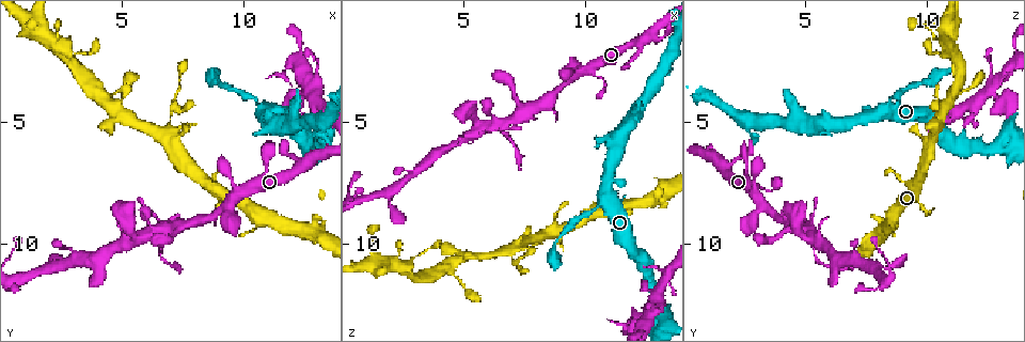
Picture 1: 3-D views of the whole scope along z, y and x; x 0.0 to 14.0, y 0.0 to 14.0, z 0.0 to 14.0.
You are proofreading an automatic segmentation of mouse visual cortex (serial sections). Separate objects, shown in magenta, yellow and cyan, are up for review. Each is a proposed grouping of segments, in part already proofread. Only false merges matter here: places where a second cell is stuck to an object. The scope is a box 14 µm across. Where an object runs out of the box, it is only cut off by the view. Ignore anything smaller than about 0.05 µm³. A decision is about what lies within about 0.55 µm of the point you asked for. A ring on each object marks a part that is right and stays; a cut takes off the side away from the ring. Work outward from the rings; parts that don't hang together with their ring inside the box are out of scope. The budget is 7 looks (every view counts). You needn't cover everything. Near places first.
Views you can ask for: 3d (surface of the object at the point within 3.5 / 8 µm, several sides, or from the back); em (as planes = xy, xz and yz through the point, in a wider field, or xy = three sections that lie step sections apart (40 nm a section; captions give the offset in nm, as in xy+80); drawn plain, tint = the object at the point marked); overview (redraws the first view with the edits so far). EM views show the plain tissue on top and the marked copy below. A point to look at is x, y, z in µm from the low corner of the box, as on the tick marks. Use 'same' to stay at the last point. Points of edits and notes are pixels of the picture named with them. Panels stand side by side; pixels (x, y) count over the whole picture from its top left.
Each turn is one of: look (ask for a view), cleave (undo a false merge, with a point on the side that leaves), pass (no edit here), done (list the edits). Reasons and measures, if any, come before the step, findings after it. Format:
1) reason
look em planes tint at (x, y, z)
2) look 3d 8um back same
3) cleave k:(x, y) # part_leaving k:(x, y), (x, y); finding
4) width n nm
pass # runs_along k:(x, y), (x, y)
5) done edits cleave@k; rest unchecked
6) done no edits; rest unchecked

a fork
look 3d 8um at (10.7, 4.4, 8.4)

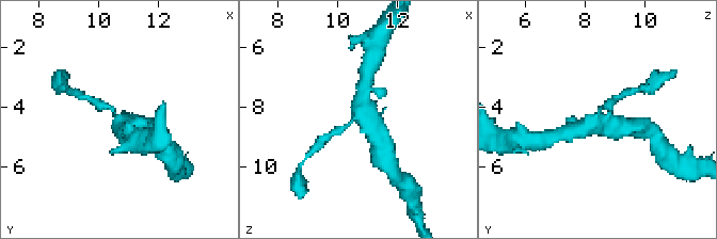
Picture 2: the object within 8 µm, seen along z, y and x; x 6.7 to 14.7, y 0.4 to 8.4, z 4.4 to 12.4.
zoom in
look 3d 3.5um at (10.6, 4.3, 8.4)

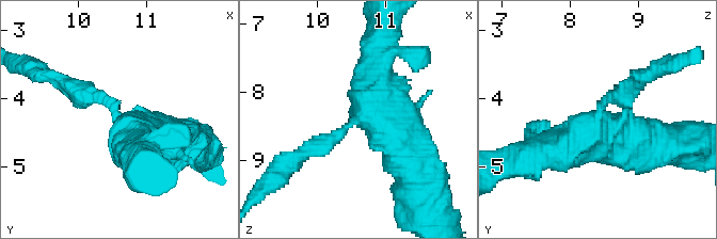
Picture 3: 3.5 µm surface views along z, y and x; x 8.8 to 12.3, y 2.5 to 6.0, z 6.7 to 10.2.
pass # runs_along 3:(410, 166), (377, 107), (380, 38); all the same cell

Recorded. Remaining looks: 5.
arms part here
look 3d 8um back at (7.0, 4.5, 10.7)

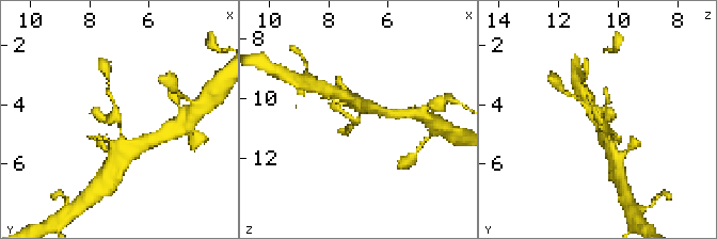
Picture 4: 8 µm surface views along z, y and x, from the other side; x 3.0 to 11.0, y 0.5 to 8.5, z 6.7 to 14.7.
look em planes tint at (7.1, 4.5, 10.7)

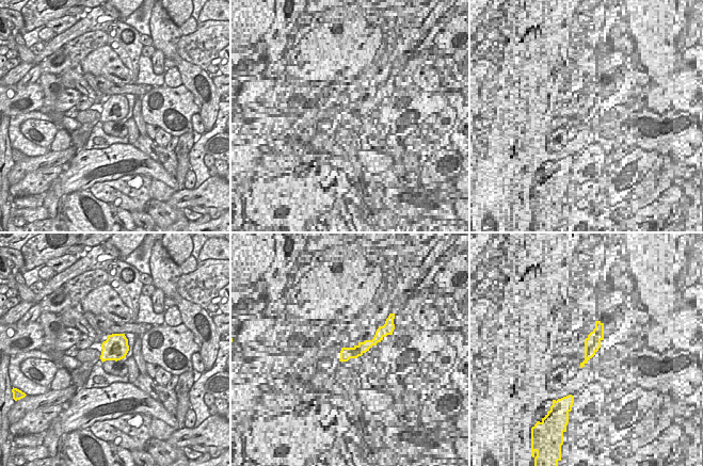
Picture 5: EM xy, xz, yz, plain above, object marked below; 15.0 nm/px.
pass # runs_along 4:(610, 148), (602, 134), (586, 93); all the same cell

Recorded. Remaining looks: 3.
a fork
look 3d 8um at (13.1, 4.8, 2.6)

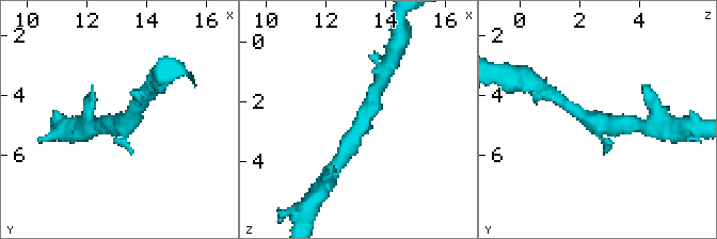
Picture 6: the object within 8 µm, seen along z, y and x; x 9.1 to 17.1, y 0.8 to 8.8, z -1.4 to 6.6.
shape alone is not enough
look em xy step 3 tint at (13.2, 5.0, 2.8)

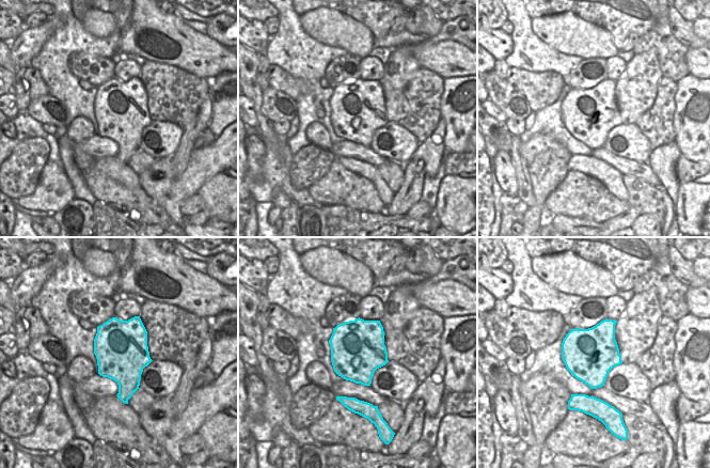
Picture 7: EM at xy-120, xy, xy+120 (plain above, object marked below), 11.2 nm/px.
pass # runs_along 6:(348, 148), (373, 107), (373, 98); all the same cell

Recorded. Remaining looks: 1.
done no edits; rest unchecked

